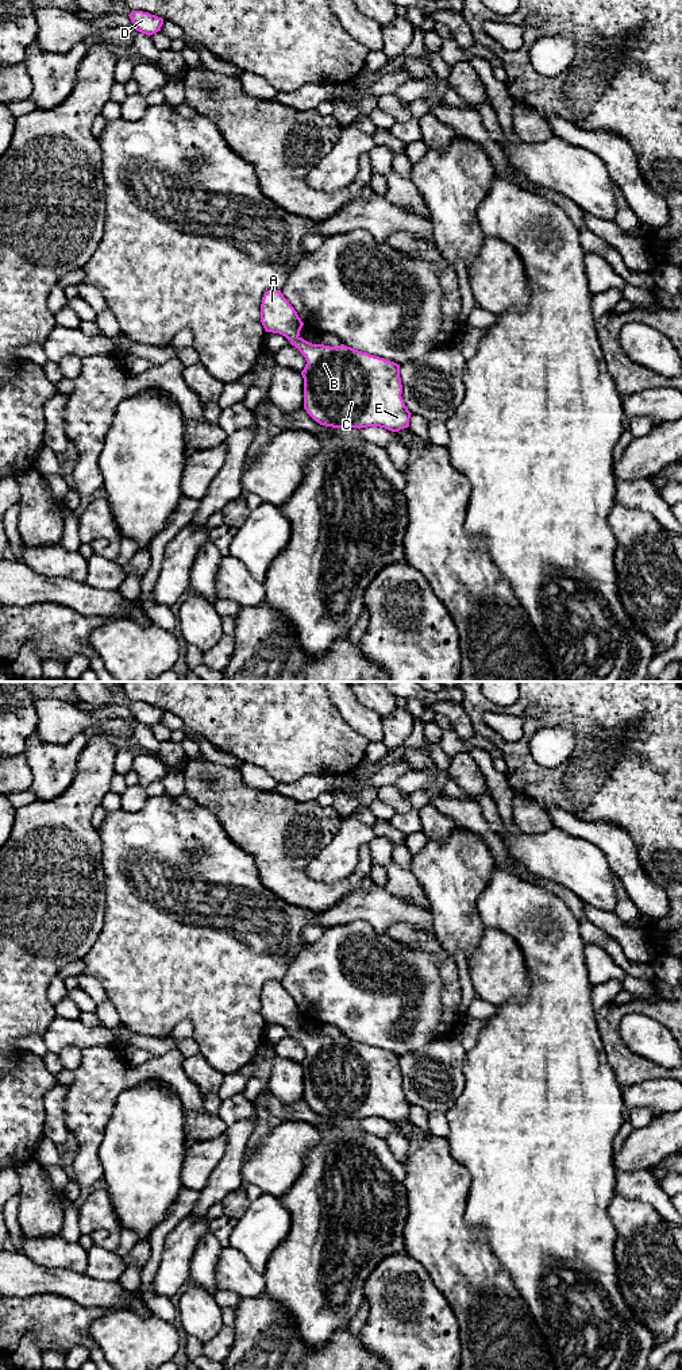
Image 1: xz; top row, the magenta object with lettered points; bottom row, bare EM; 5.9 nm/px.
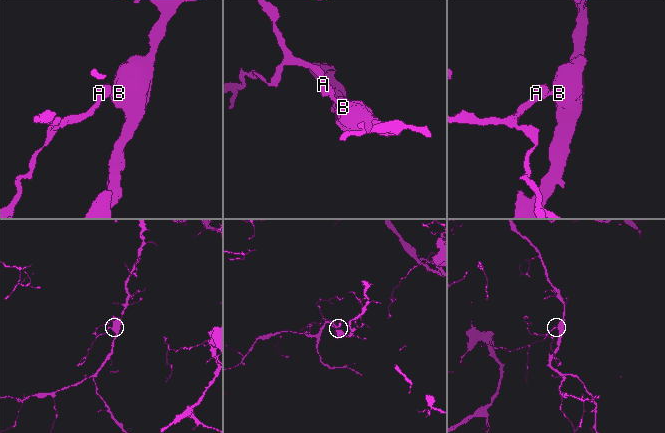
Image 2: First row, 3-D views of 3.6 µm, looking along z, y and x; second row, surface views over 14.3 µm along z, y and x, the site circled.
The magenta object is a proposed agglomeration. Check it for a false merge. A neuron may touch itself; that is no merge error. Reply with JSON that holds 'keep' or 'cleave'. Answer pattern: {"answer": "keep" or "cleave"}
{"answer": "keep"}

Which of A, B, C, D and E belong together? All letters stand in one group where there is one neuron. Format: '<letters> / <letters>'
A B C D E

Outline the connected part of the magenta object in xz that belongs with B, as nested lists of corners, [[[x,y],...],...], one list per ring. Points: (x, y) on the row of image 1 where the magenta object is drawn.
[[[267,290],[262,297],[261,323],[266,332],[285,336],[305,358],[304,409],[320,425],[332,428],[379,427],[398,432],[409,427],[411,412],[401,397],[400,364],[340,344],[312,344],[300,336],[304,325],[281,290]]]

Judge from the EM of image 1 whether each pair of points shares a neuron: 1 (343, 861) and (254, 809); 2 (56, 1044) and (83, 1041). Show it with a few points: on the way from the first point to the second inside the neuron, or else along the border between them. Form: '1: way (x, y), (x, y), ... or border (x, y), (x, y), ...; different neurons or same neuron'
1: border (340, 828), (308, 864), (307, 875), (311, 879); different neurons
2: way (62, 1041), (76, 1041); same neuron

